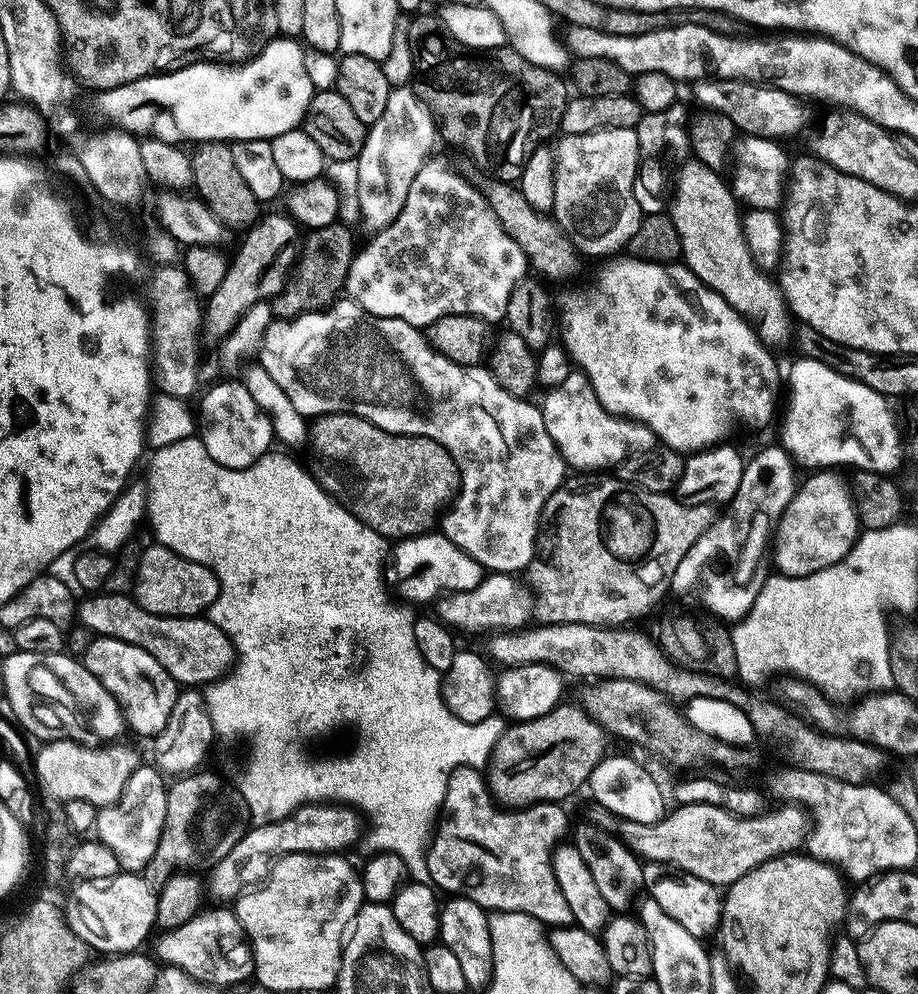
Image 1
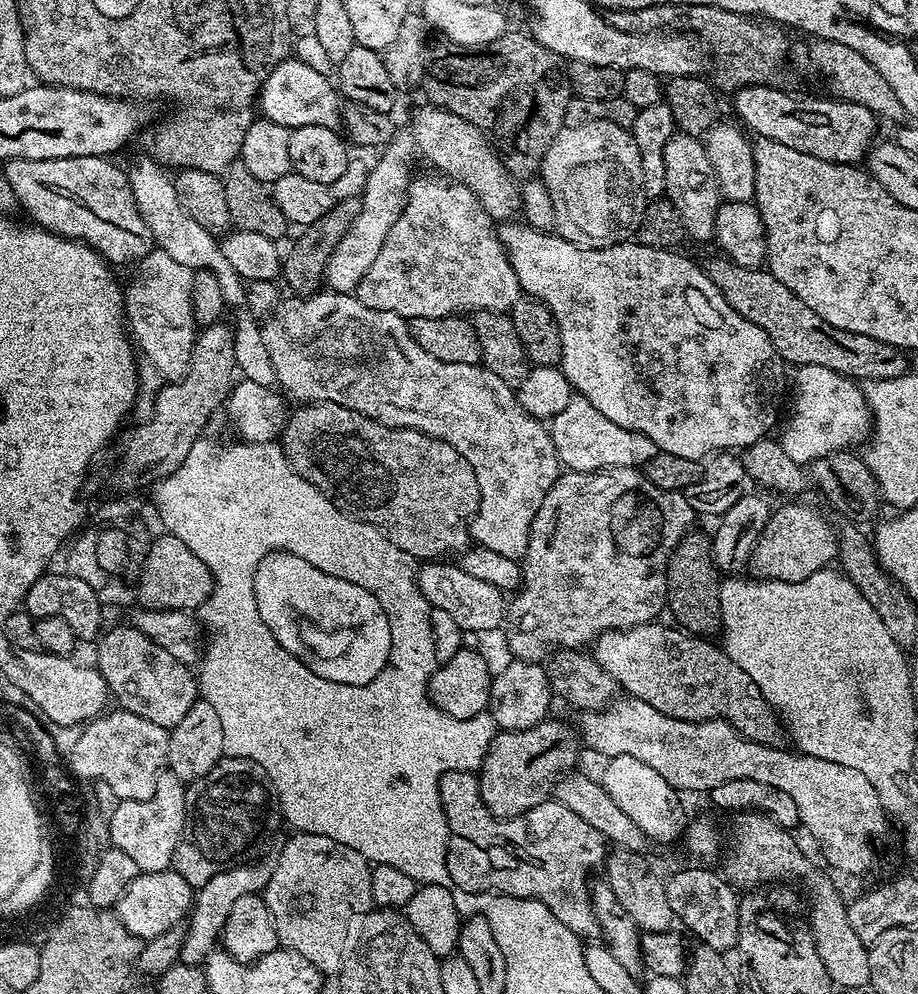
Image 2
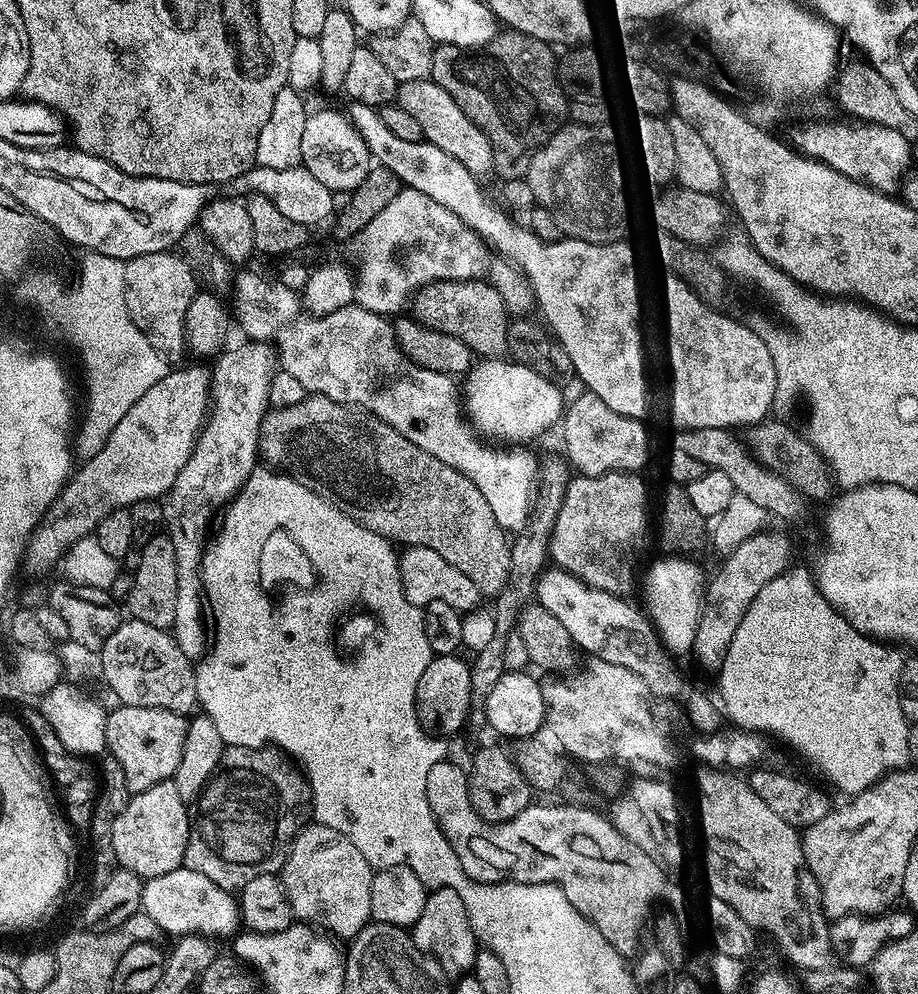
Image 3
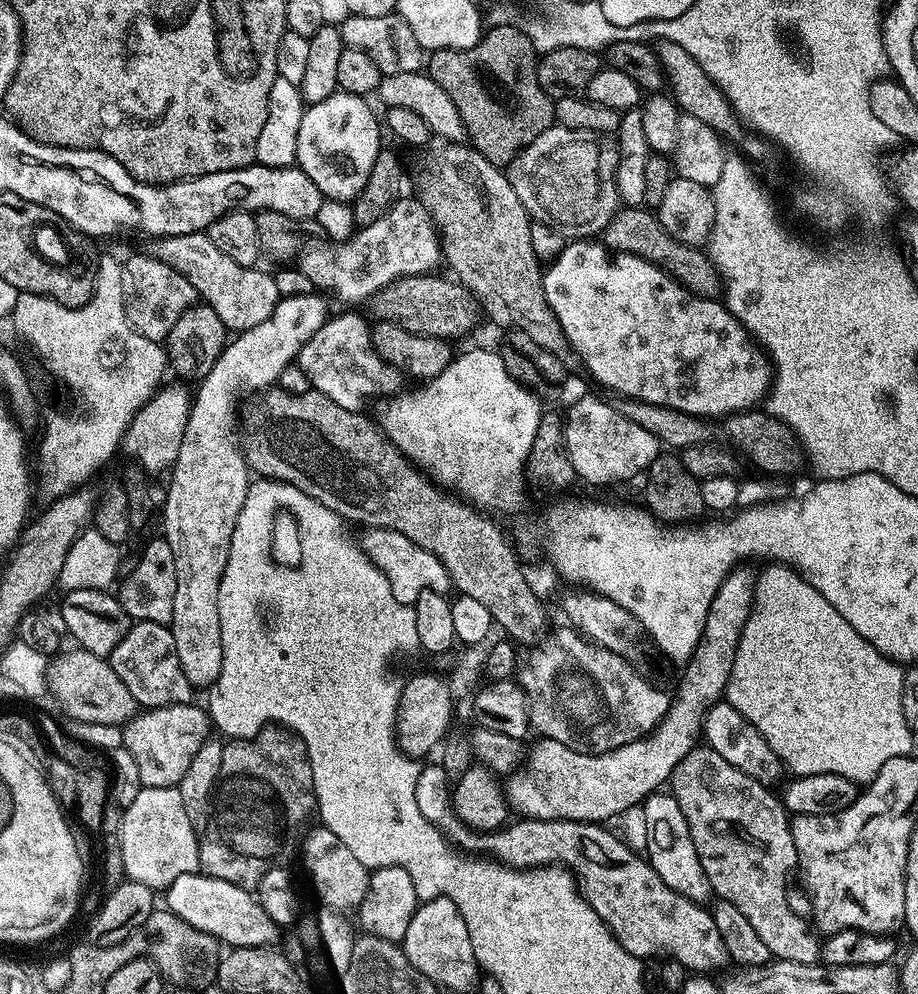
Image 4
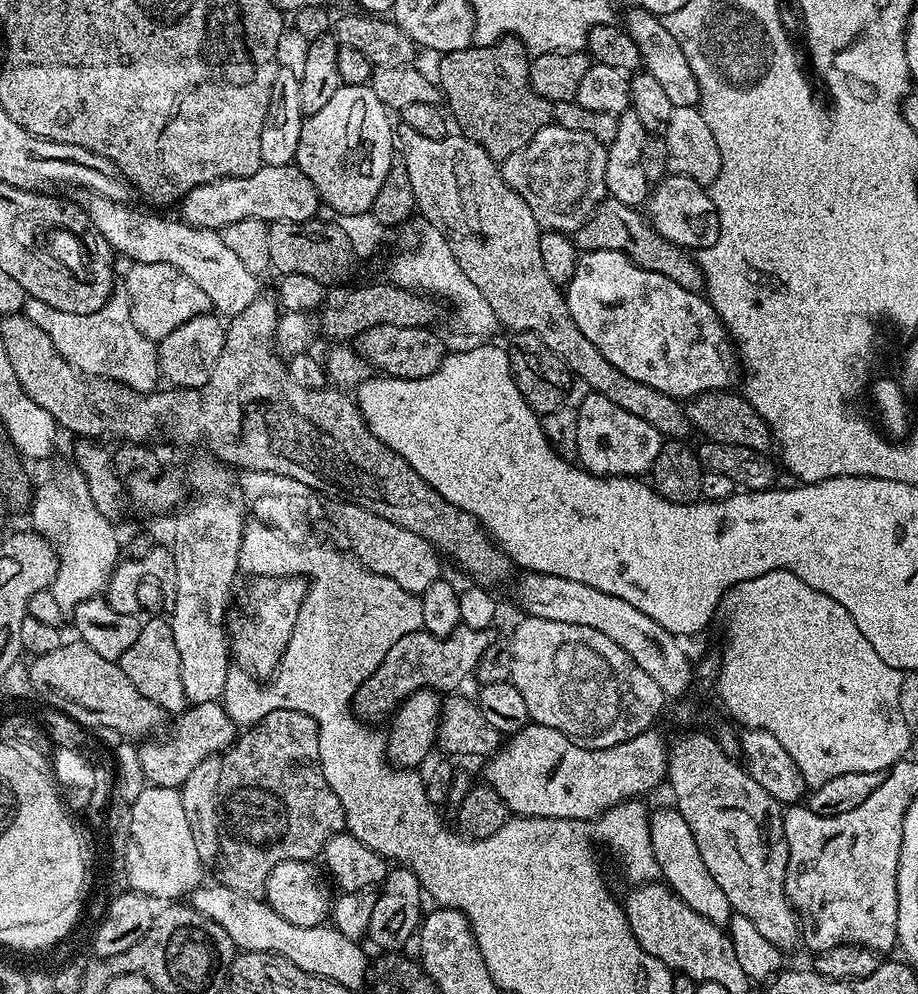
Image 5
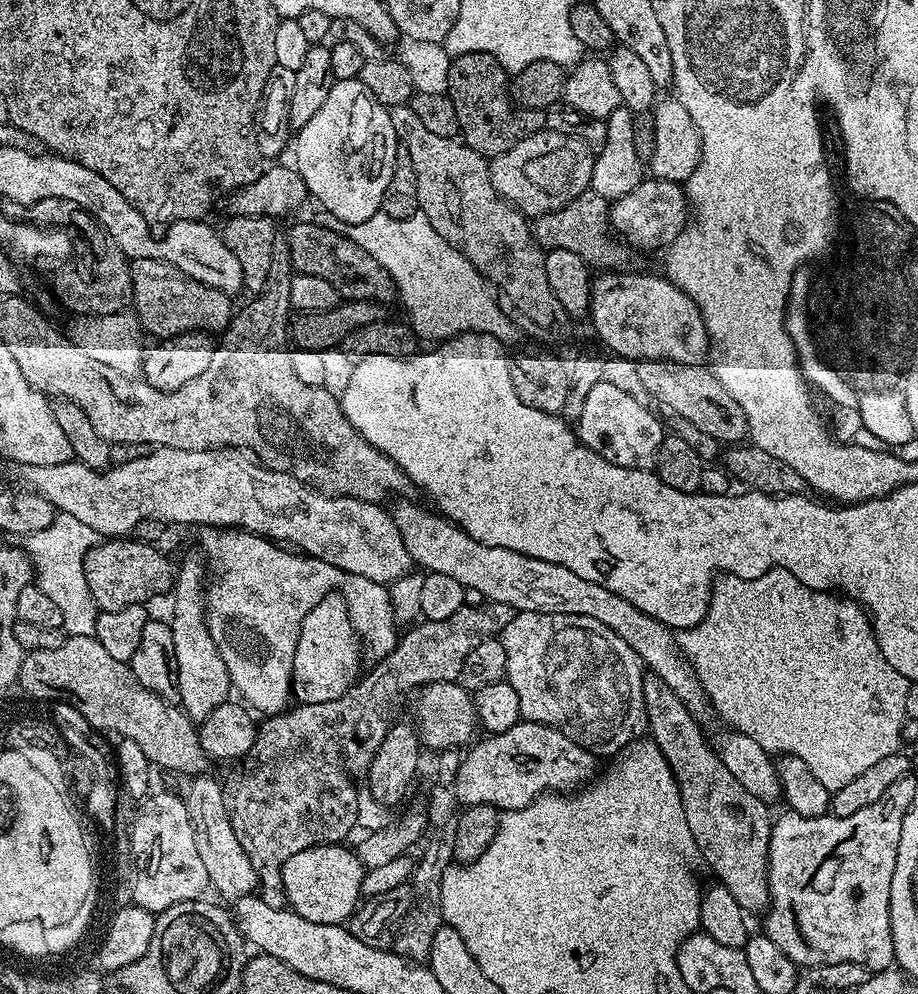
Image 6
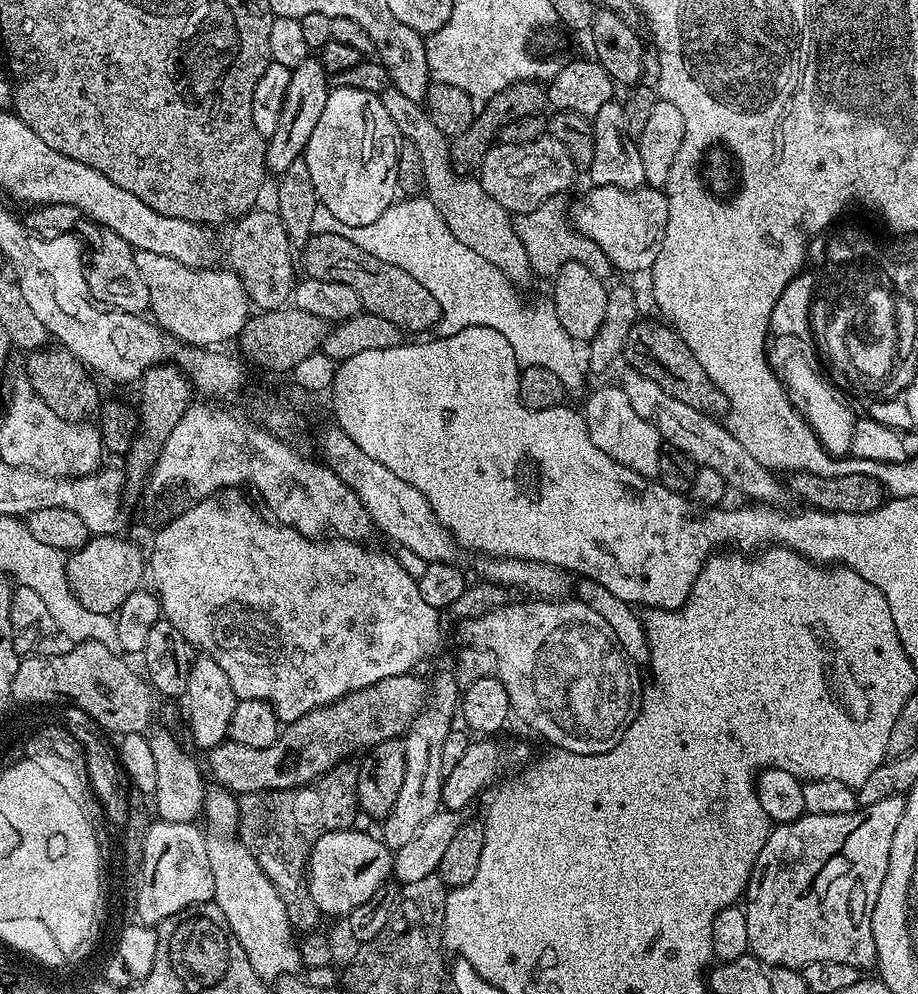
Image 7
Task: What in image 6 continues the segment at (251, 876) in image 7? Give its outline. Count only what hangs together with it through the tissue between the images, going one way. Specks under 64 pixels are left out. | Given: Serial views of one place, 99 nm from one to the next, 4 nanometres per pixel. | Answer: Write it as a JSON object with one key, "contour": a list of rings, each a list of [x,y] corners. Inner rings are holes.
{"contour":[[[201,774],[189,784],[192,785],[188,788],[186,803],[194,826],[194,842],[198,842],[198,854],[202,858],[202,866],[206,866],[209,885],[213,889],[217,888],[229,902],[241,900],[243,896],[253,895],[257,891],[258,868],[238,842],[234,834],[234,826],[230,826],[224,784],[216,781],[212,774]]]}

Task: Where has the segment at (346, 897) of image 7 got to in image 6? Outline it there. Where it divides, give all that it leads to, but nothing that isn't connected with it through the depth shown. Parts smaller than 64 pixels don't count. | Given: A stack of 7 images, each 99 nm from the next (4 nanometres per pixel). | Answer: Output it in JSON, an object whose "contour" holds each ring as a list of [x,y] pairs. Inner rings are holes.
{"contour":[[[320,842],[314,848],[291,856],[279,869],[278,875],[284,883],[284,896],[291,911],[297,912],[311,924],[343,925],[361,903],[360,887],[365,871],[359,855],[353,849],[351,852],[348,848],[339,848],[336,842]]]}

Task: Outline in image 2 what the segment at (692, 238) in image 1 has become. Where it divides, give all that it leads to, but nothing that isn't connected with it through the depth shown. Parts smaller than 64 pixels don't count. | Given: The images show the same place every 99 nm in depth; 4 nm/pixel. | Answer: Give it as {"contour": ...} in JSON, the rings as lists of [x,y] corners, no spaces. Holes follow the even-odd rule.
{"contour":[[[677,131],[666,142],[664,147],[664,192],[667,203],[674,207],[684,223],[684,231],[696,240],[713,239],[716,231],[716,212],[719,210],[722,197],[714,170],[710,170],[710,158],[706,158],[703,143],[697,137],[688,136]]]}

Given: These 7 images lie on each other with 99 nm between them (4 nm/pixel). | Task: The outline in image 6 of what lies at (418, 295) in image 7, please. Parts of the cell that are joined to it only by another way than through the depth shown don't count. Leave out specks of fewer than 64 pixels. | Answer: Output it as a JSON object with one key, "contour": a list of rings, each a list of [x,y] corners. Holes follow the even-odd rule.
{"contour":[[[319,222],[298,224],[292,233],[286,236],[290,246],[290,258],[293,269],[302,275],[314,275],[330,282],[341,297],[349,300],[374,300],[389,302],[396,300],[398,291],[392,276],[362,246],[344,235],[343,231],[335,232],[324,228]]]}

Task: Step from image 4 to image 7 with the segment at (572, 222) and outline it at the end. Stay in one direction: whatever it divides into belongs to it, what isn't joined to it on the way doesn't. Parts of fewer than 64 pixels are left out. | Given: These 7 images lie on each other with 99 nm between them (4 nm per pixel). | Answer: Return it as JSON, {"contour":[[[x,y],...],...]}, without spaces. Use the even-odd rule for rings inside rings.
{"contour":[[[547,134],[539,136],[529,144],[492,144],[482,158],[478,169],[478,179],[482,190],[498,202],[510,214],[528,212],[542,202],[559,197],[578,176],[578,169],[566,151],[566,146],[558,138]]]}

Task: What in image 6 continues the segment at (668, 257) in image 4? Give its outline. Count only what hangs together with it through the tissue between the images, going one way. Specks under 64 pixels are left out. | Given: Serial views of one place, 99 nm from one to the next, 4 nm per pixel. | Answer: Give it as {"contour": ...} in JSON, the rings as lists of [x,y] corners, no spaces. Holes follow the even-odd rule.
{"contour":[[[591,190],[583,192],[578,198],[574,198],[574,202],[563,204],[558,210],[535,217],[531,230],[537,244],[545,250],[574,250],[574,254],[581,256],[593,269],[616,270],[621,267],[622,244],[612,231],[610,202],[602,198],[602,194]]]}

